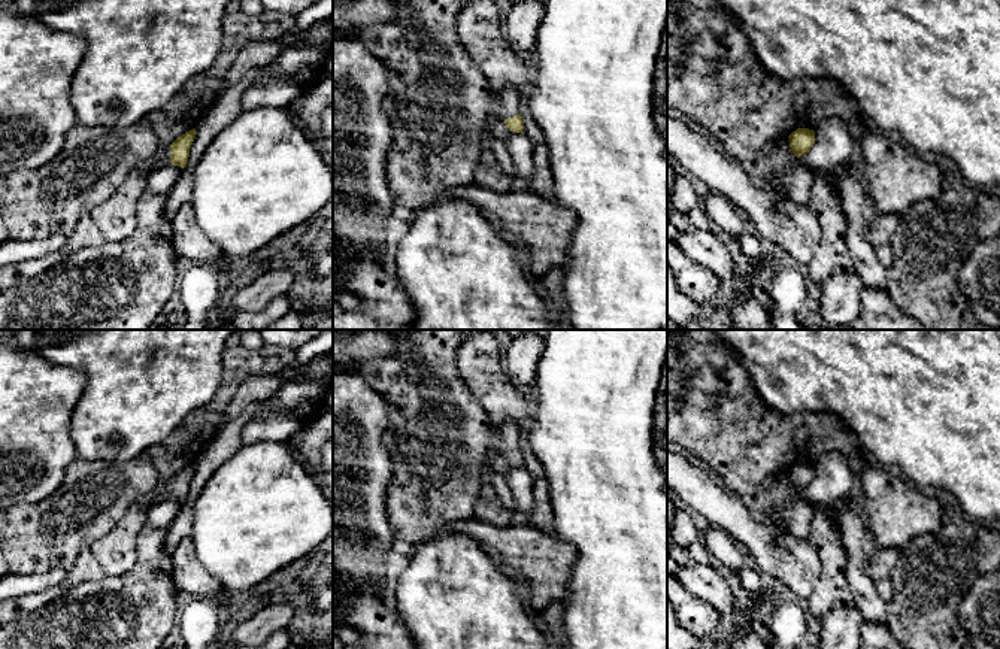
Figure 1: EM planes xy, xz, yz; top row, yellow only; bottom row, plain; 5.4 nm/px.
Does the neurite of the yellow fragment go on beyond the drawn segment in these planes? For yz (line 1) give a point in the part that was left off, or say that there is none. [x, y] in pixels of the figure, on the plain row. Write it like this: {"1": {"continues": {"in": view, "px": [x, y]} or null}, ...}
{"1": {"continues": null}}

